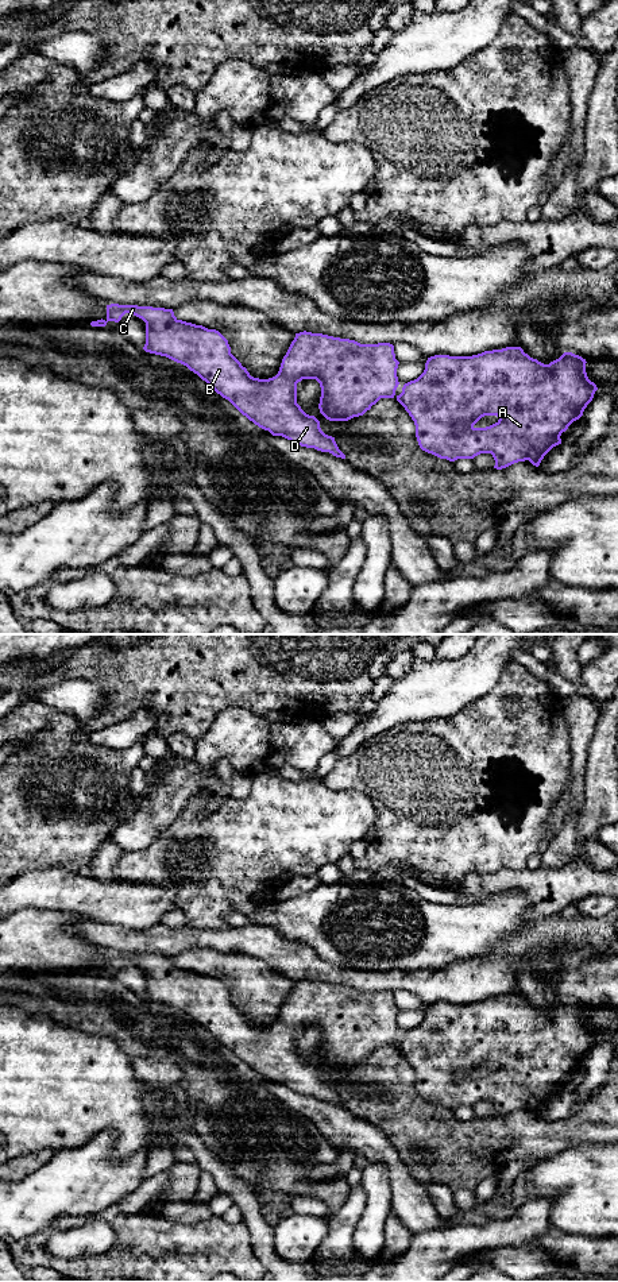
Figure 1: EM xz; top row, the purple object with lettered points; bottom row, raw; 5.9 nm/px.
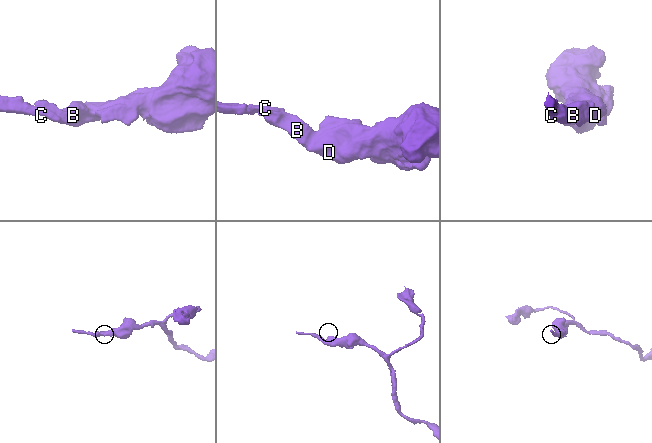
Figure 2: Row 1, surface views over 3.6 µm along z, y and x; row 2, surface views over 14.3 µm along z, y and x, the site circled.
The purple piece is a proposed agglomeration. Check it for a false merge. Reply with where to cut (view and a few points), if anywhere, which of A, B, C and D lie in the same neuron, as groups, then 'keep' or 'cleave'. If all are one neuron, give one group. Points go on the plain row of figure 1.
cut none; groups A B C D; keep

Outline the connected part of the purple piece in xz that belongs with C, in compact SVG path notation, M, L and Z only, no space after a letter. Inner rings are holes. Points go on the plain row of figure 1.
M111 951L107 953L107 966L92 969L90 973L119 970L125 961L146 970L146 1000L186 1013L243 1063L273 1084L282 1084L301 1094L329 1100L341 1107L345 1103L339 1097L335 1085L325 1082L320 1069L297 1051L297 1031L302 1027L316 1027L320 1031L318 1057L329 1069L348 1069L363 1063L381 1046L395 1044L414 1069L416 1085L422 1098L449 1109L491 1101L497 1117L525 1108L538 1115L544 1104L561 1092L561 1081L583 1063L598 1038L587 1024L586 1007L579 1003L564 1000L559 1007L544 1012L521 995L506 995L472 1004L430 1004L424 1020L405 1031L402 1040L397 1043L399 1009L393 992L360 992L306 978L296 981L278 1022L259 1027L251 1024L231 1001L228 988L219 978L178 968L173 957ZM484 1063L497 1063L499 1067L490 1074L475 1076Z

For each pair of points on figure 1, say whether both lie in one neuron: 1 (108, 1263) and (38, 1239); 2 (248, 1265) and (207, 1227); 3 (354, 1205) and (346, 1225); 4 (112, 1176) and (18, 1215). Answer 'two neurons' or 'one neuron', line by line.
1: one neuron
2: one neuron
3: one neuron
4: one neuron

